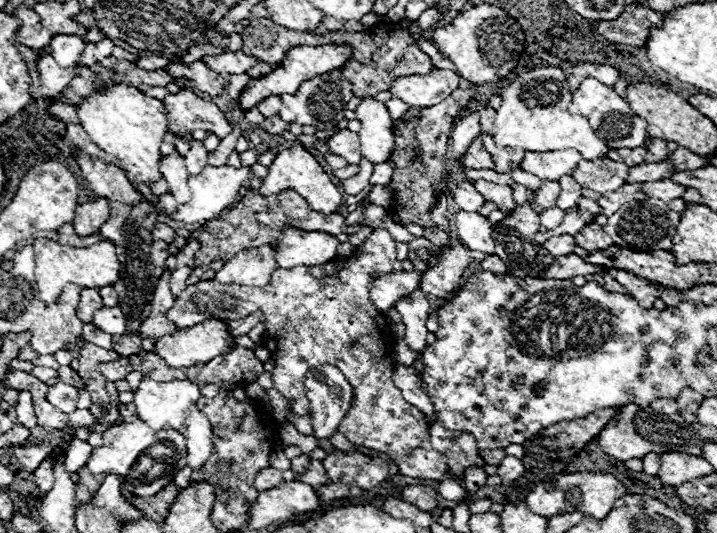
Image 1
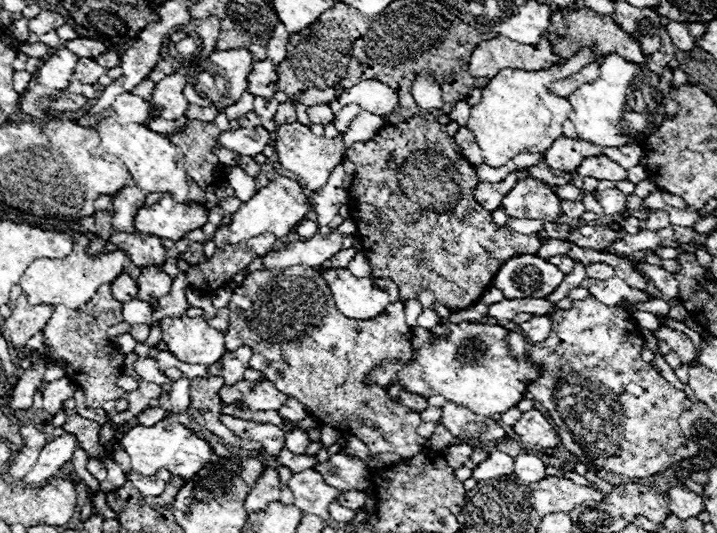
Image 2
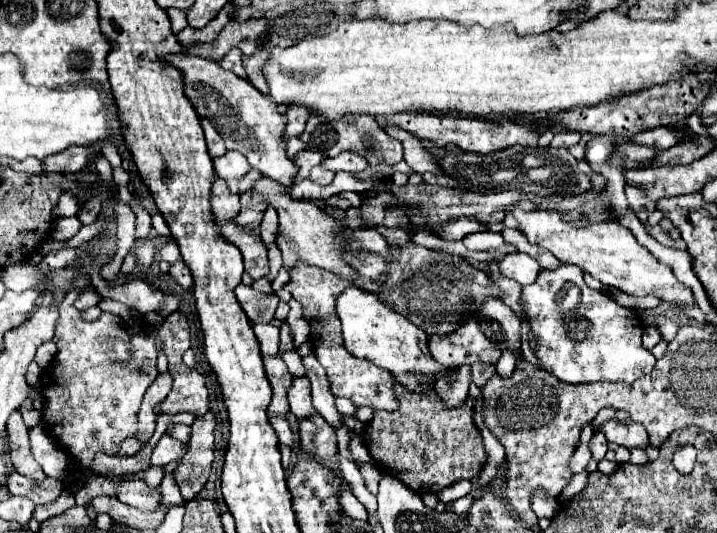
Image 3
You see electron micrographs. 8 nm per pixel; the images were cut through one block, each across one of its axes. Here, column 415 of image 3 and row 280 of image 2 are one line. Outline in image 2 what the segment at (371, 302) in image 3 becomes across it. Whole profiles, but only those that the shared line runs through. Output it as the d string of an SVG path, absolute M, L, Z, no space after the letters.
M320 270L328 282L336 308L354 320L368 320L398 300L398 286L388 278L356 278L350 270Z

